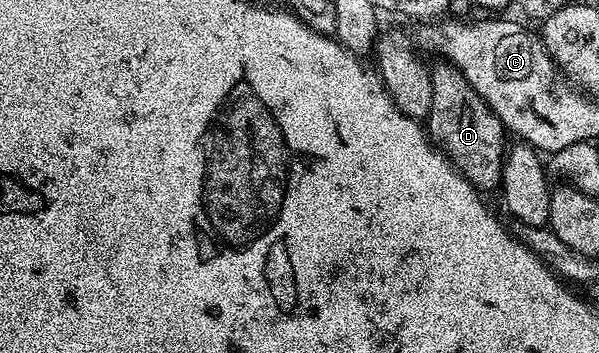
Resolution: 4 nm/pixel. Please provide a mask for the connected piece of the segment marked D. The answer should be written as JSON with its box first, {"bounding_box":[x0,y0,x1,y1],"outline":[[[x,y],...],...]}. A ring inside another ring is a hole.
{"bounding_box":[425,61,505,193],"outline":[[[443,61],[440,62],[440,67],[437,65],[431,67],[431,84],[433,85],[433,105],[429,109],[425,120],[425,130],[432,140],[437,141],[438,146],[441,148],[447,160],[458,169],[461,174],[471,182],[476,189],[480,192],[488,193],[487,191],[495,191],[500,186],[502,181],[502,169],[503,169],[503,157],[505,154],[505,142],[503,143],[503,135],[505,136],[505,128],[503,122],[497,117],[497,113],[493,113],[493,109],[489,109],[489,105],[485,105],[485,101],[481,97],[481,93],[477,93],[477,89],[473,89],[473,85],[469,85],[469,81],[465,81],[465,77],[457,70],[456,67],[452,67],[450,63]]]}

